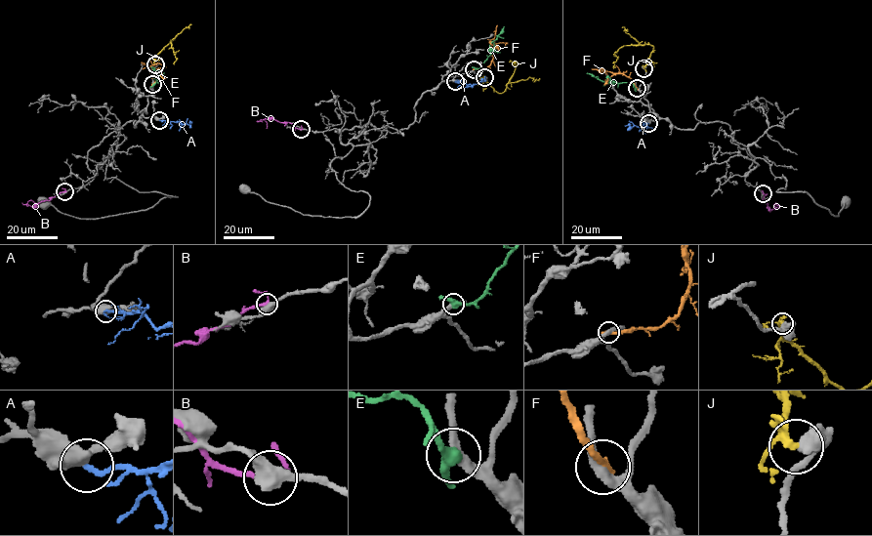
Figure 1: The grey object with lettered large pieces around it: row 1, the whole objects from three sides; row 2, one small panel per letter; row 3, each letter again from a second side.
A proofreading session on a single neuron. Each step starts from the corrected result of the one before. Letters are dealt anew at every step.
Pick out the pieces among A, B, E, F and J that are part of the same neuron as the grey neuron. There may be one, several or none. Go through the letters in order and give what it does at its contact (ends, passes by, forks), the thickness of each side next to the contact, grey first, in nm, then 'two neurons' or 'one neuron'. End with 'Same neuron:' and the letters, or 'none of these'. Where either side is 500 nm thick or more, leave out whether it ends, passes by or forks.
A: it ends | 480/190 nm | two neurons
B: 500/180 nm | two neurons
E: it passes by | 320/360 nm | two neurons
F: it ends | 280/320 nm | two neurons
J: it forks | 480/170 nm | two neurons
Same neuron: none of these

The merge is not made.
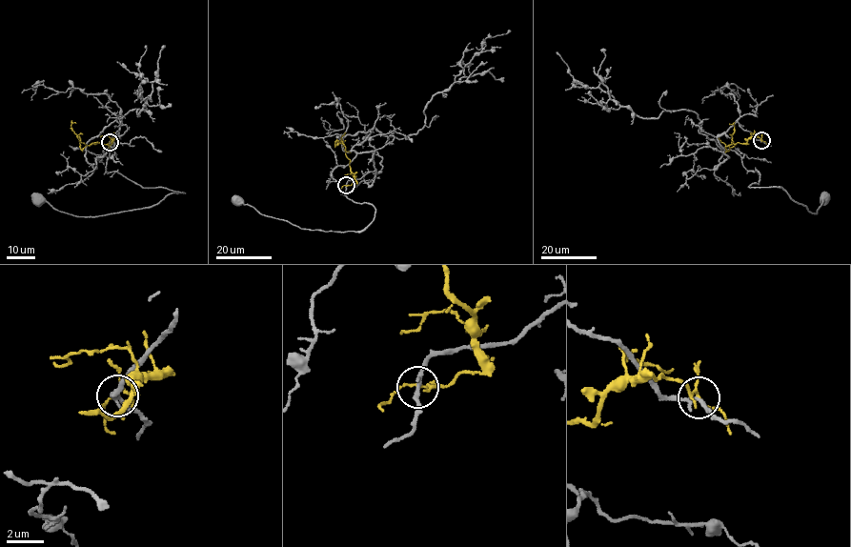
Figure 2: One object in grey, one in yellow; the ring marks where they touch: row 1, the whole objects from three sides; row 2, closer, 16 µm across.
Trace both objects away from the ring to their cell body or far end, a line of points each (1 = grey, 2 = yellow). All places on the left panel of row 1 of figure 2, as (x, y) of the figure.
1: (110, 141), (121, 124), (106, 172), (144, 188), (185, 192), (95, 216), (77, 217), (38, 199)
2: (110, 141), (116, 139), (110, 144), (101, 142), (80, 149), (79, 138), (71, 127), (72, 122), (76, 123)

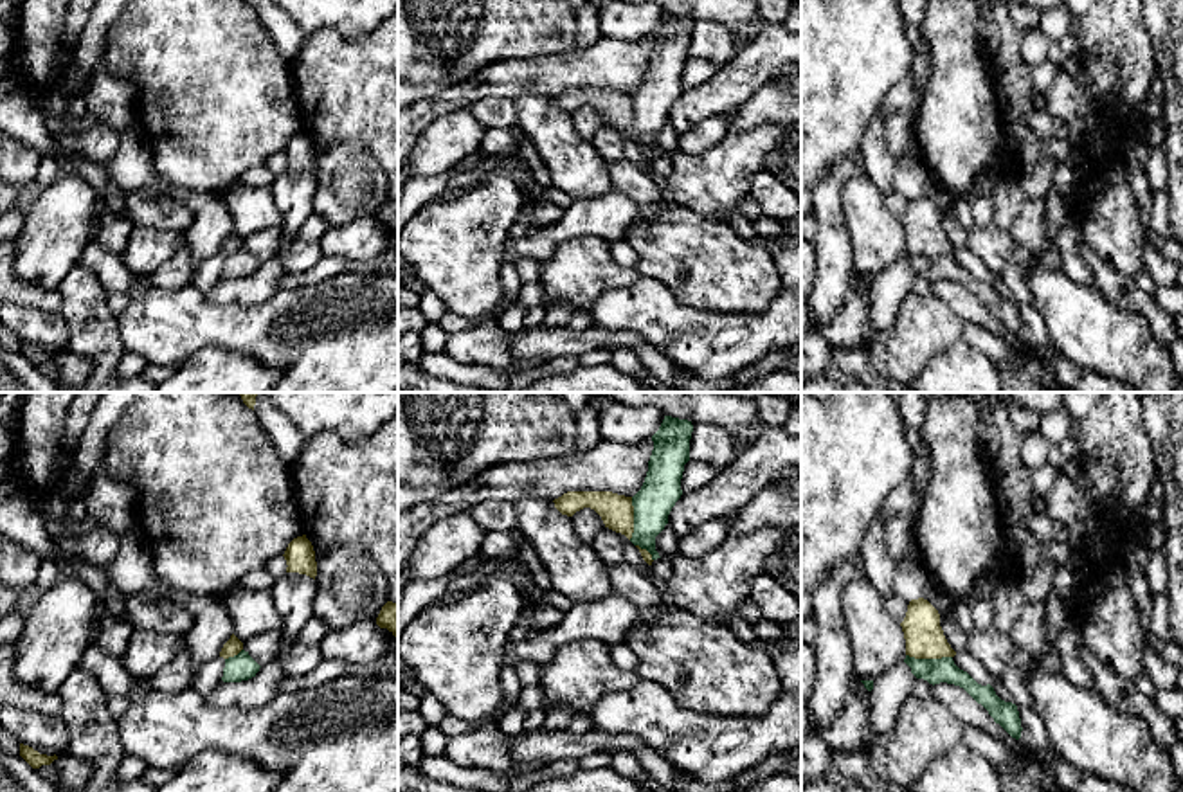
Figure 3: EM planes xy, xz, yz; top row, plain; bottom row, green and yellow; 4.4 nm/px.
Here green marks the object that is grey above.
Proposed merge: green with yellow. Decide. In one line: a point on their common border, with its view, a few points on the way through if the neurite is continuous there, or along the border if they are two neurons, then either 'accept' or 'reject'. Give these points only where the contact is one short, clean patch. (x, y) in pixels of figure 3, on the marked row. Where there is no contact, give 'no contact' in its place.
yz (930, 659) | along yz (906, 654), (915, 657), (951, 657) | reject

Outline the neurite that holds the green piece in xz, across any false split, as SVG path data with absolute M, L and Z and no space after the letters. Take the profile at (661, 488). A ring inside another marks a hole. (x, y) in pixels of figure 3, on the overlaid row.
M664 416L652 436L654 450L645 482L632 497L634 533L630 542L646 549L652 560L661 558L655 551L655 536L668 524L668 515L682 495L681 479L684 464L690 461L691 432L691 421Z

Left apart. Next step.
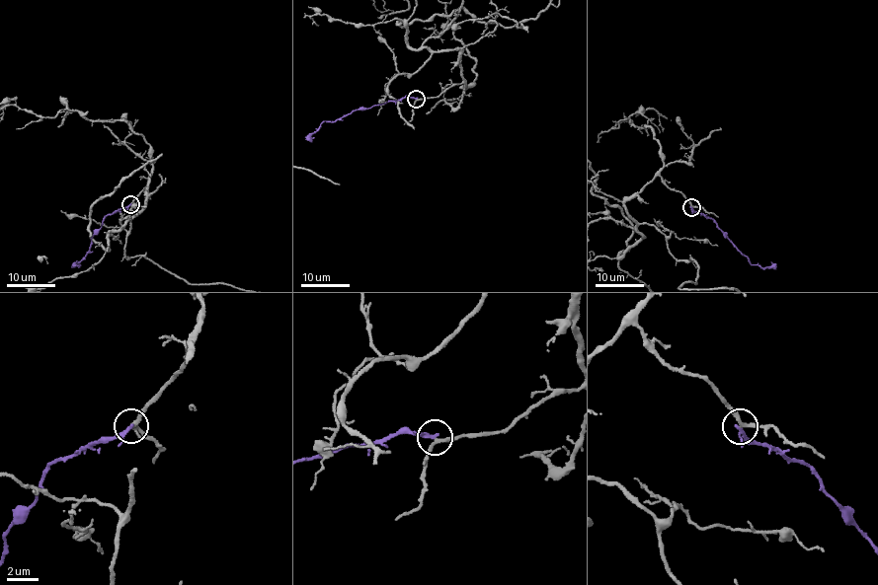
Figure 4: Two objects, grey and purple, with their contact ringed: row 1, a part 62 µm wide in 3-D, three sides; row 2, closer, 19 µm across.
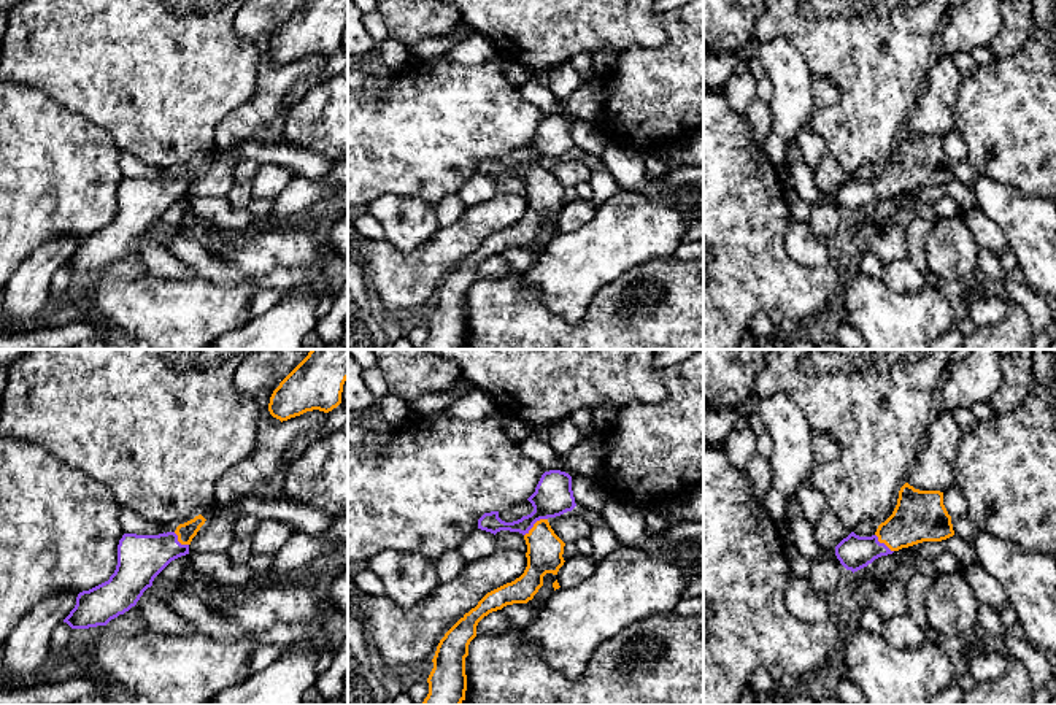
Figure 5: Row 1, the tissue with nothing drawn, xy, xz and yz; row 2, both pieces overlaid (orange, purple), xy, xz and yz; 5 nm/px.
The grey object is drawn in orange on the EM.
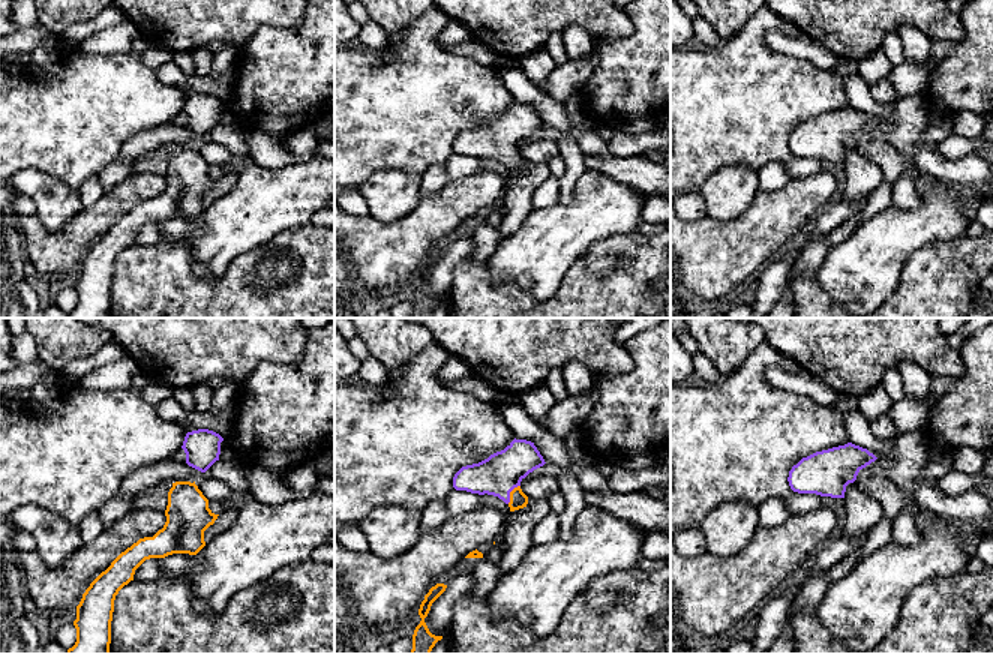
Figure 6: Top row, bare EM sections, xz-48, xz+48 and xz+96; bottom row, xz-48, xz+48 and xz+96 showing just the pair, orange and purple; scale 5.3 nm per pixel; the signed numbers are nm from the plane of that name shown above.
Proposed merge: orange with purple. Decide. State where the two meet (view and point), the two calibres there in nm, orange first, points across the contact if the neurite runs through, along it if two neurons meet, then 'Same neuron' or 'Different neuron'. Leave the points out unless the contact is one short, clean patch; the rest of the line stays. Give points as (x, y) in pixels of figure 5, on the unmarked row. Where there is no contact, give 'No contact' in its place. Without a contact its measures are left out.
Touches orange at xz (534, 169). Thickness 180 nm (orange) against 200 nm. Path across: xz (545, 194), (534, 169), (553, 140). Same neuron

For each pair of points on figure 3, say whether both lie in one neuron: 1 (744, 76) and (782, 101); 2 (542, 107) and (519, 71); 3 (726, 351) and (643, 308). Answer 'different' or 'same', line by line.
1: different
2: different
3: same

